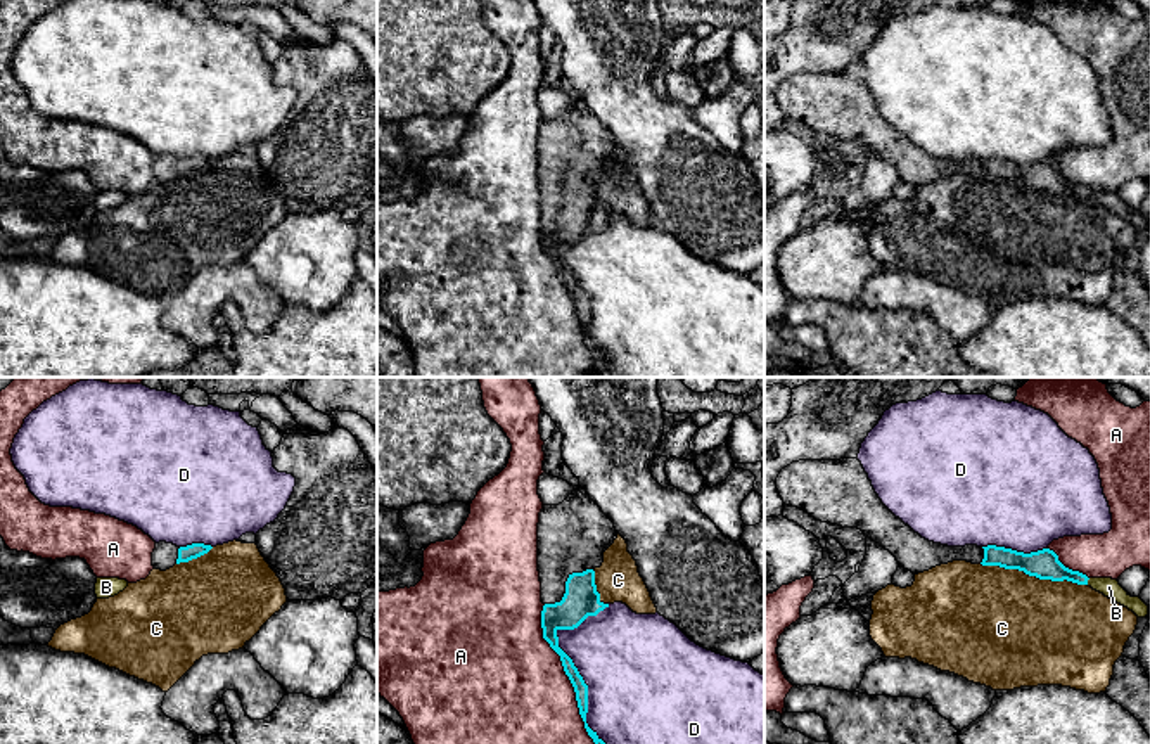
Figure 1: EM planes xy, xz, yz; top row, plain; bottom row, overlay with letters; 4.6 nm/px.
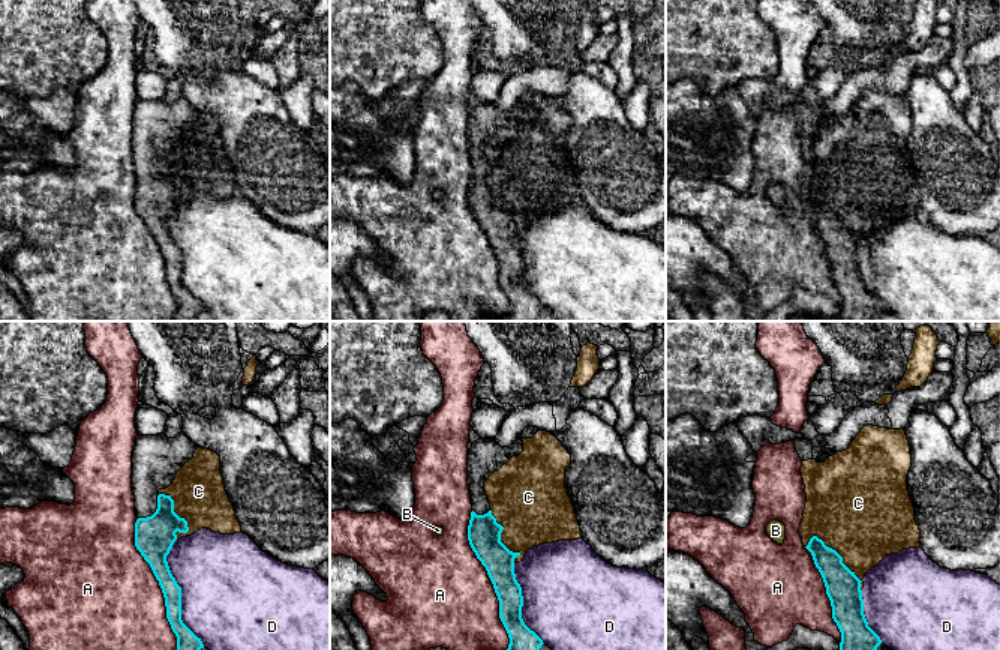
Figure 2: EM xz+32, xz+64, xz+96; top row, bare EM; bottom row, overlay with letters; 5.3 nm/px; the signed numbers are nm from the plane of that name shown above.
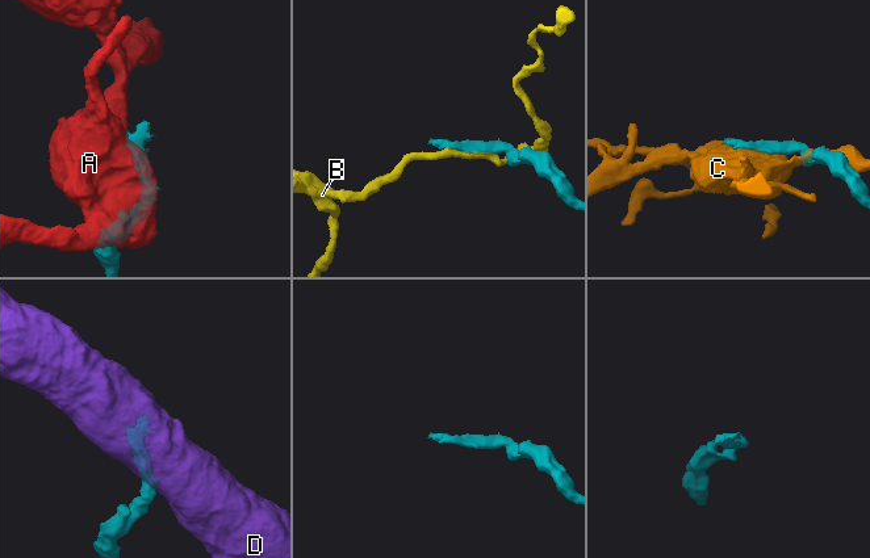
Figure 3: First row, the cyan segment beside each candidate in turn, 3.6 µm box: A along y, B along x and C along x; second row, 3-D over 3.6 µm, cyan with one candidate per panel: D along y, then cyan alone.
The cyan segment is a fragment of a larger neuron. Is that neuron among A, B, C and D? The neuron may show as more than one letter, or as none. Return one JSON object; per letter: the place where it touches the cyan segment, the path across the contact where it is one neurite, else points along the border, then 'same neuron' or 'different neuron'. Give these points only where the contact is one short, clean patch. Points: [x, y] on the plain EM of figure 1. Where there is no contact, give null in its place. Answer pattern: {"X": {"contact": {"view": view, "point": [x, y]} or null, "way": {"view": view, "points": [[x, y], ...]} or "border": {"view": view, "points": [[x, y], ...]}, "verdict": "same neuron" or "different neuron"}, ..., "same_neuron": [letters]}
{"A": {"contact": {"view": "xz", "point": [571, 295]}, "verdict": "different neuron"}, "B": {"contact": {"view": "yz", "point": [1086, 194]}, "verdict": "different neuron"}, "C": {"contact": {"view": "yz", "point": [1034, 187]}, "verdict": "different neuron"}, "D": {"contact": {"view": "xz", "point": [576, 282]}, "verdict": "different neuron"}, "same_neuron": []}

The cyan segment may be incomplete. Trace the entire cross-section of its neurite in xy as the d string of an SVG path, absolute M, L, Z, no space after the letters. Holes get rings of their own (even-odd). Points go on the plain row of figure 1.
M159 154L152 164L152 178L166 183L180 175L188 175L208 166L213 159L204 156L192 156L187 159L176 159L173 156Z

